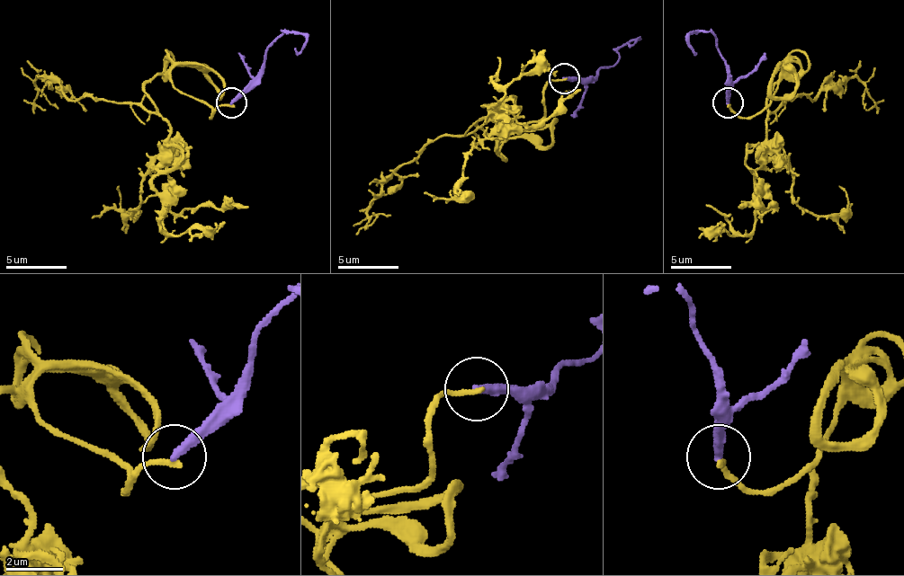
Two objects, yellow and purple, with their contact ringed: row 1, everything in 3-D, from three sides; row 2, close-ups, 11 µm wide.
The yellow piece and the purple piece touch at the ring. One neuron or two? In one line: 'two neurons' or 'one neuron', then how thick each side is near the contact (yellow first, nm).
two neurons; calibres 200 and 320 nm

